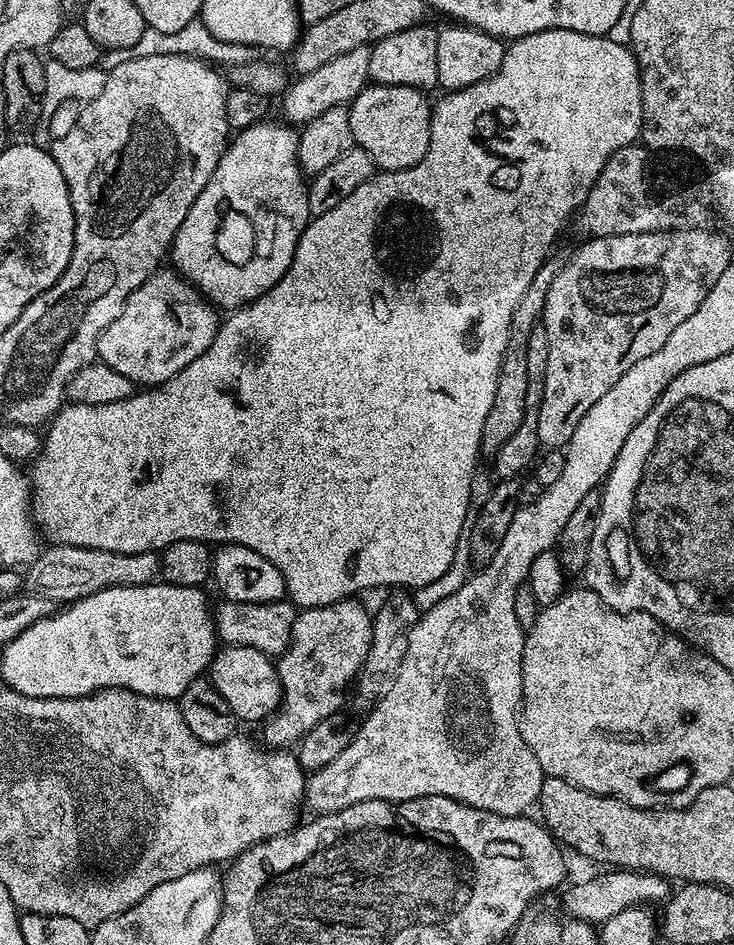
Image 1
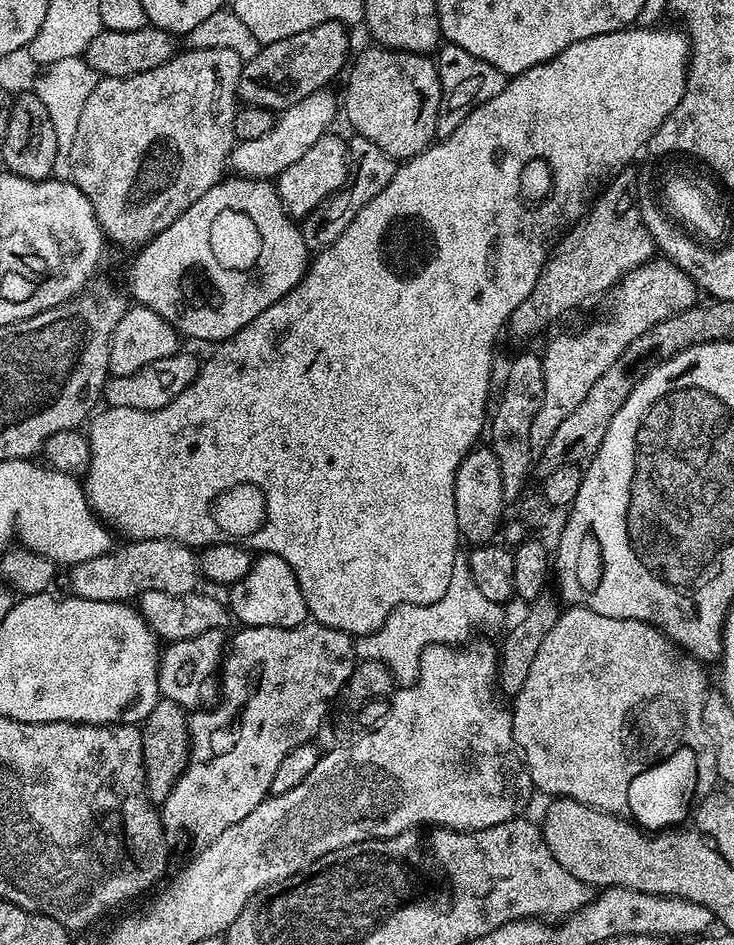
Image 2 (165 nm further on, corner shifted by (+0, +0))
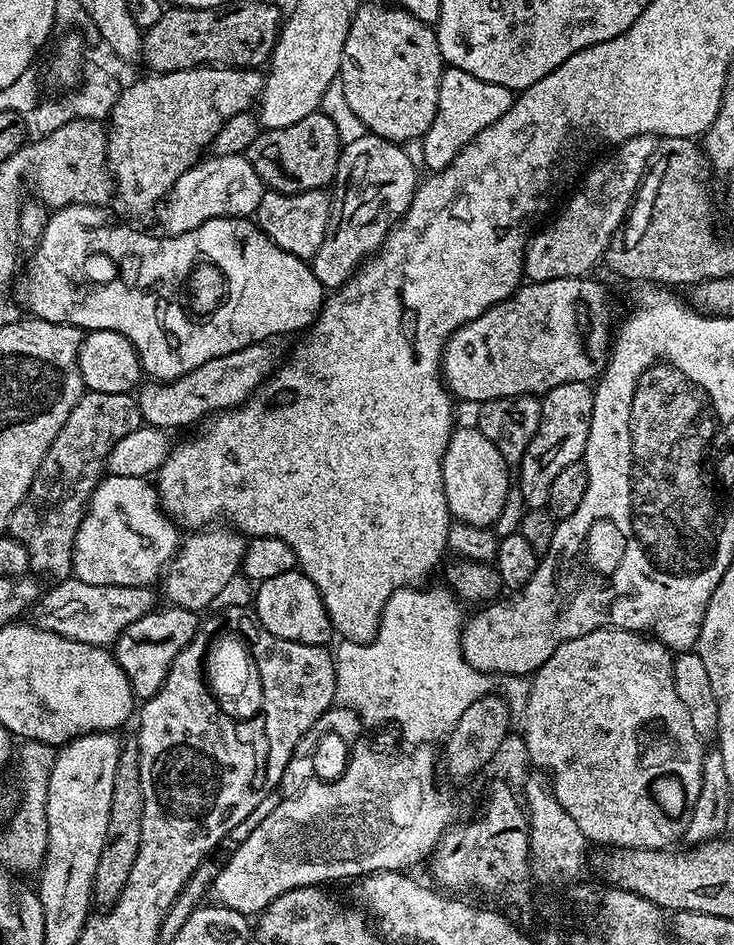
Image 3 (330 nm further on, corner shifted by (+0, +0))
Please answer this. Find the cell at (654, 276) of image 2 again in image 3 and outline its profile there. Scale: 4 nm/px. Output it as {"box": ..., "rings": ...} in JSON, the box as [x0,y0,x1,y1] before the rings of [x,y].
{"box":[518,380,594,509],"rings":[[[579,380],[554,386],[554,390],[543,393],[538,430],[530,446],[526,446],[526,454],[518,465],[518,487],[524,499],[525,509],[547,509],[554,478],[558,478],[558,474],[562,474],[566,466],[583,461],[594,410],[593,391],[591,383]]]}

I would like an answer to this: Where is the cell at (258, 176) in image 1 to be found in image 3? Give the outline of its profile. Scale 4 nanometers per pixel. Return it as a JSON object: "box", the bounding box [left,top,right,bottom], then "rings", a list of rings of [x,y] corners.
{"box":[14,204,326,382],"rings":[[[68,204],[64,208],[57,208],[49,215],[48,225],[37,244],[37,248],[29,259],[28,270],[15,281],[14,296],[21,300],[29,308],[31,315],[37,320],[54,322],[55,324],[69,324],[88,332],[98,330],[114,330],[122,334],[134,346],[134,350],[140,359],[140,367],[148,372],[153,381],[163,382],[176,380],[182,374],[190,374],[202,362],[210,362],[210,358],[218,358],[222,354],[234,354],[234,350],[242,350],[251,344],[271,341],[271,336],[284,336],[287,332],[303,333],[311,328],[312,323],[320,314],[326,299],[326,289],[314,278],[312,266],[309,261],[299,260],[294,254],[282,250],[269,236],[260,229],[255,219],[242,216],[223,216],[222,218],[210,218],[202,222],[194,230],[186,230],[177,236],[167,234],[151,236],[148,232],[139,232],[128,224],[119,224],[108,213],[107,207],[98,204]]]}

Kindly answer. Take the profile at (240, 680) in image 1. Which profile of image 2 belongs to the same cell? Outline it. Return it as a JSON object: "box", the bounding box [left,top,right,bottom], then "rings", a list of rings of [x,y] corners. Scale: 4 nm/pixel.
{"box":[158,628,226,710],"rings":[[[211,628],[198,638],[173,640],[161,651],[158,686],[163,699],[178,702],[186,710],[207,710],[222,696],[222,684],[218,677],[222,672],[226,651],[226,632],[223,628]]]}

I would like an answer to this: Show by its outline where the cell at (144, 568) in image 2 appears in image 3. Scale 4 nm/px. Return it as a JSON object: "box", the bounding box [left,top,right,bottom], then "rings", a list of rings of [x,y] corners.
{"box":[162,526,246,613],"rings":[[[212,526],[207,530],[196,530],[191,533],[192,536],[183,541],[177,548],[168,567],[162,573],[162,585],[164,592],[169,596],[171,603],[177,608],[185,608],[191,612],[203,613],[203,608],[208,608],[224,592],[224,587],[231,582],[241,571],[244,562],[244,549],[246,540],[240,532],[233,530],[228,526]]]}

